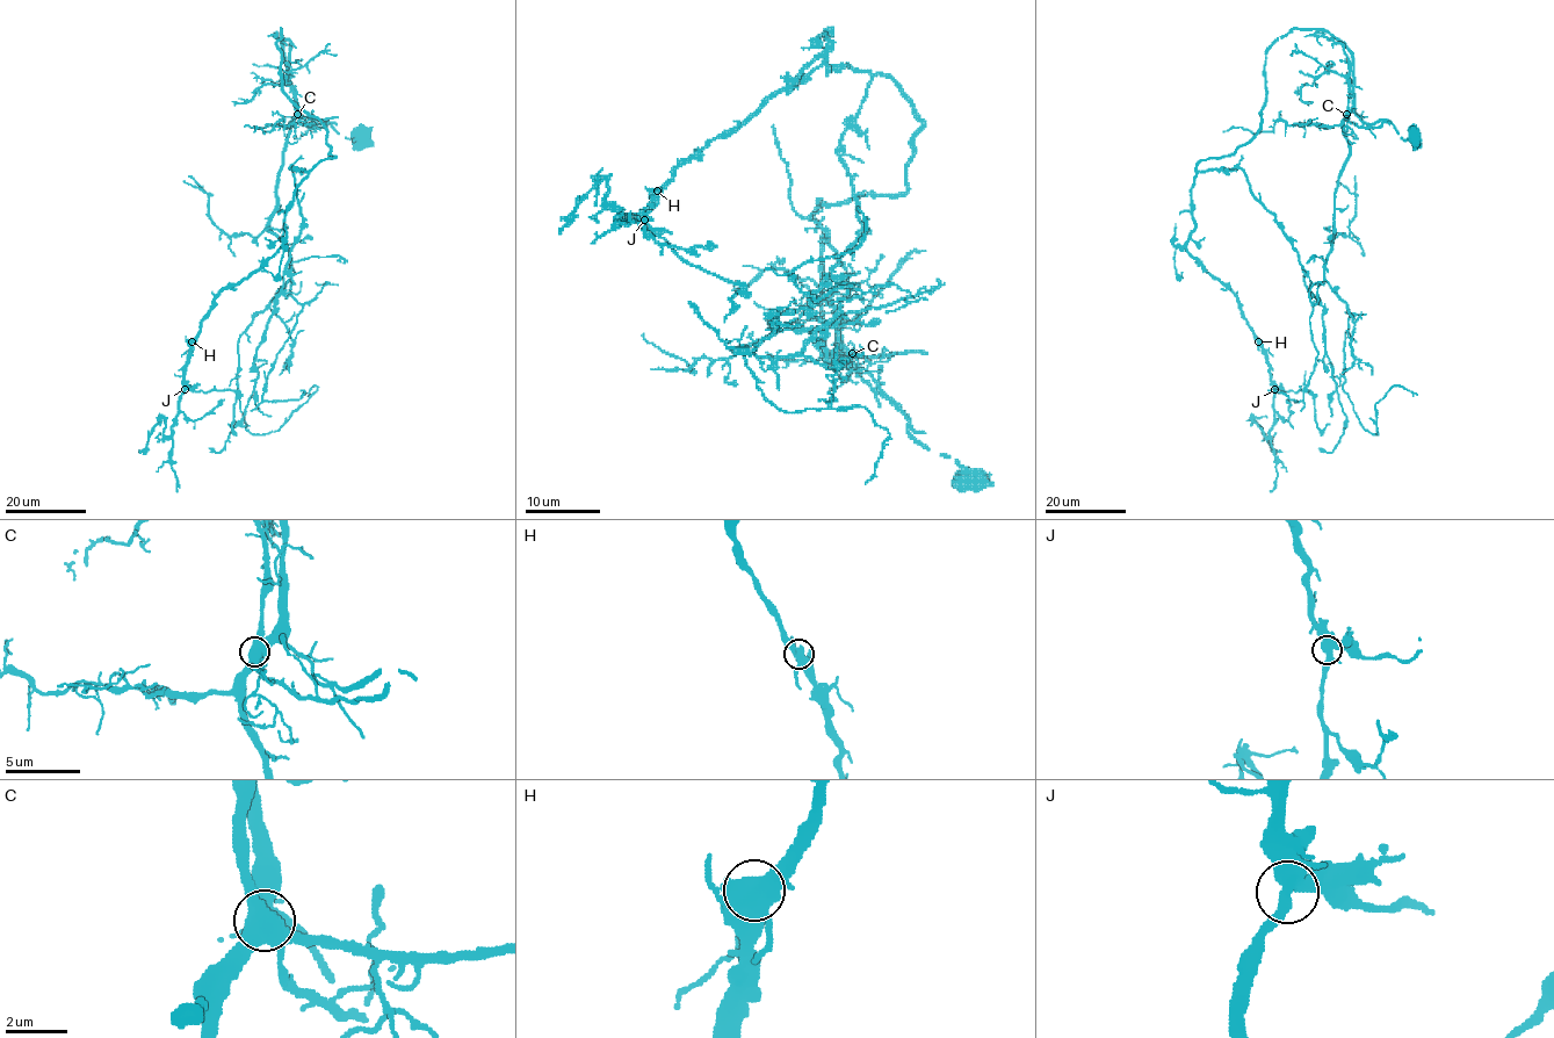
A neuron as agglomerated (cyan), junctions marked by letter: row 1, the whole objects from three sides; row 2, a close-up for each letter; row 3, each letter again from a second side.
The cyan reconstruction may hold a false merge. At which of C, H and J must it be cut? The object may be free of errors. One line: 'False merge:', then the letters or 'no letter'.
False merge: C

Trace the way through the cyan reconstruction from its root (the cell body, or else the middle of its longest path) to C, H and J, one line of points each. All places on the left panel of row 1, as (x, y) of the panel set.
C: (360, 139), (347, 139), (326, 121), (306, 127), (297, 115)
H: (360, 139), (298, 112), (281, 28), (282, 91), (334, 157), (192, 341)
J: (360, 139), (298, 112), (281, 28), (282, 91), (334, 157), (295, 189), (282, 245), (215, 300), (185, 389)

